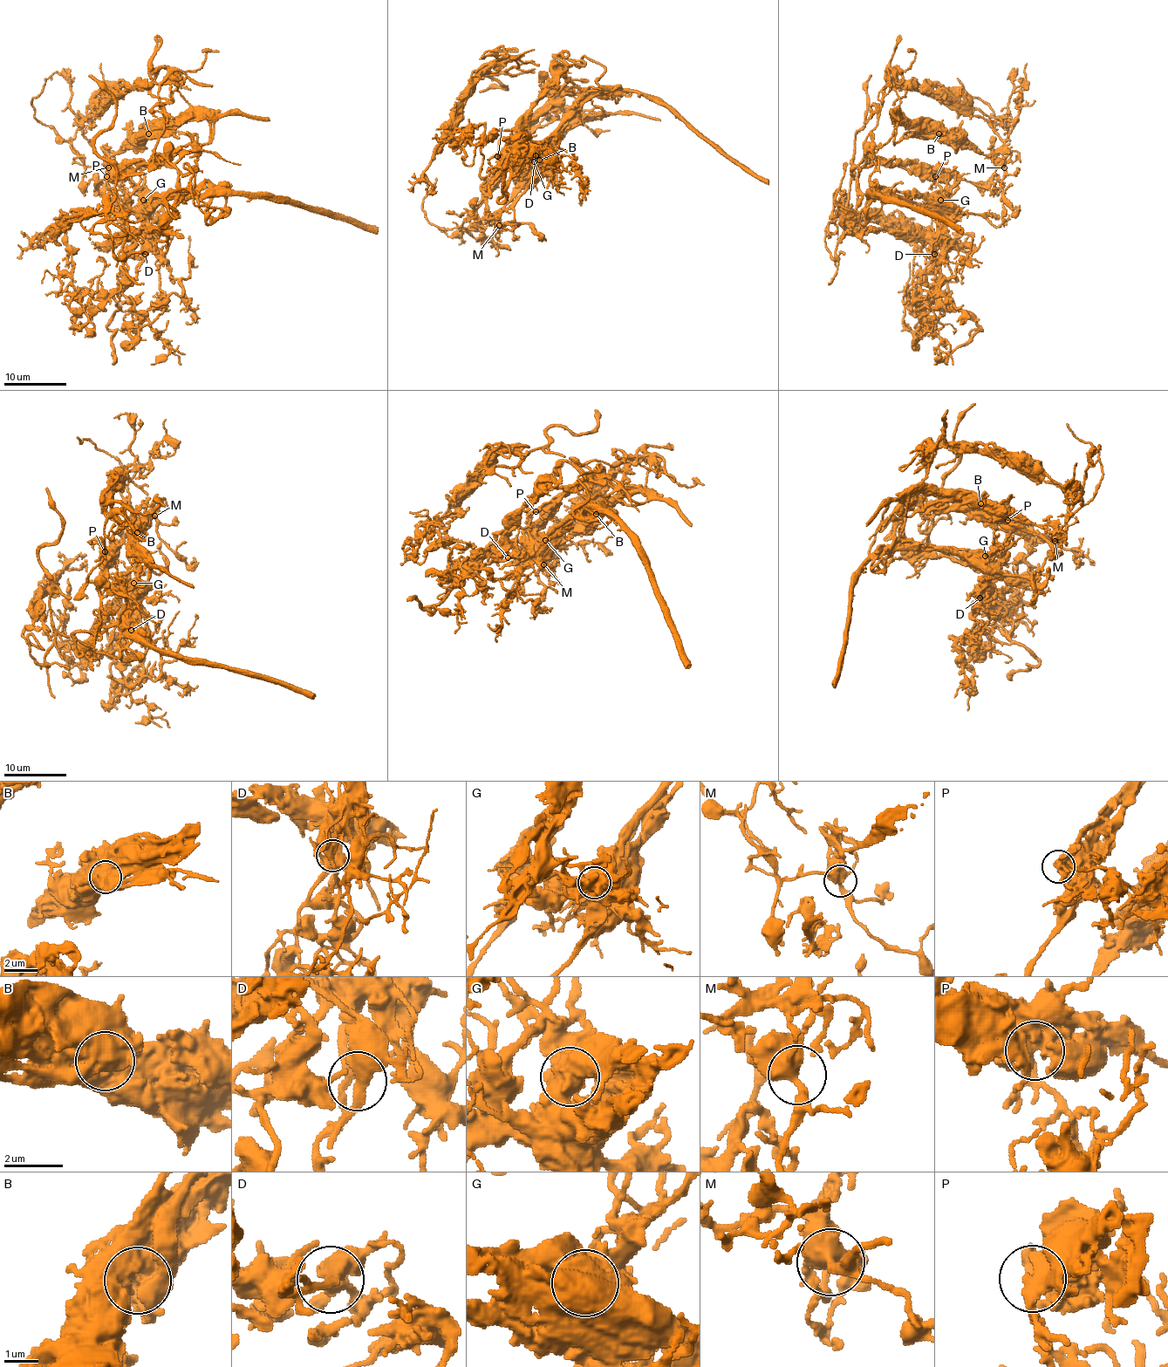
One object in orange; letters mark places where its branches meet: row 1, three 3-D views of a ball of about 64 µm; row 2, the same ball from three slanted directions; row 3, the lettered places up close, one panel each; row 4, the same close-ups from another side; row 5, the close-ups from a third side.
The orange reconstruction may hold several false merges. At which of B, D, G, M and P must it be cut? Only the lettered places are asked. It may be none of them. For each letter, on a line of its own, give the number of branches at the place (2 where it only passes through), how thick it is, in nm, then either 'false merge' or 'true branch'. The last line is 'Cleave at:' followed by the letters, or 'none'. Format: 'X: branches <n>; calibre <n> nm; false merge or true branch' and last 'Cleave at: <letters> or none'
B: branches 1; calibre 1200 nm; false merge
D: branches 2; calibre 460 nm; false merge
G: branches 1; calibre 1250 nm; false merge
M: branches 3; calibre 420 nm; true branch
P: branches 2; calibre 550 nm; true branch
Cleave at: B, D, G

